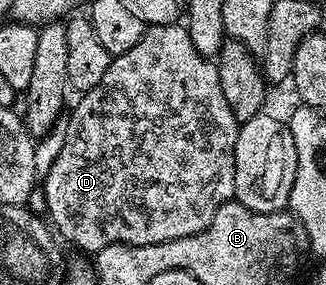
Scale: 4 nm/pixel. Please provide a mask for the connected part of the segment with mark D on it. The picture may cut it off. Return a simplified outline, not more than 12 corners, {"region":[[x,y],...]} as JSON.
{"region":[[185,25],[147,26],[41,183],[97,252],[207,230],[239,120]]}

